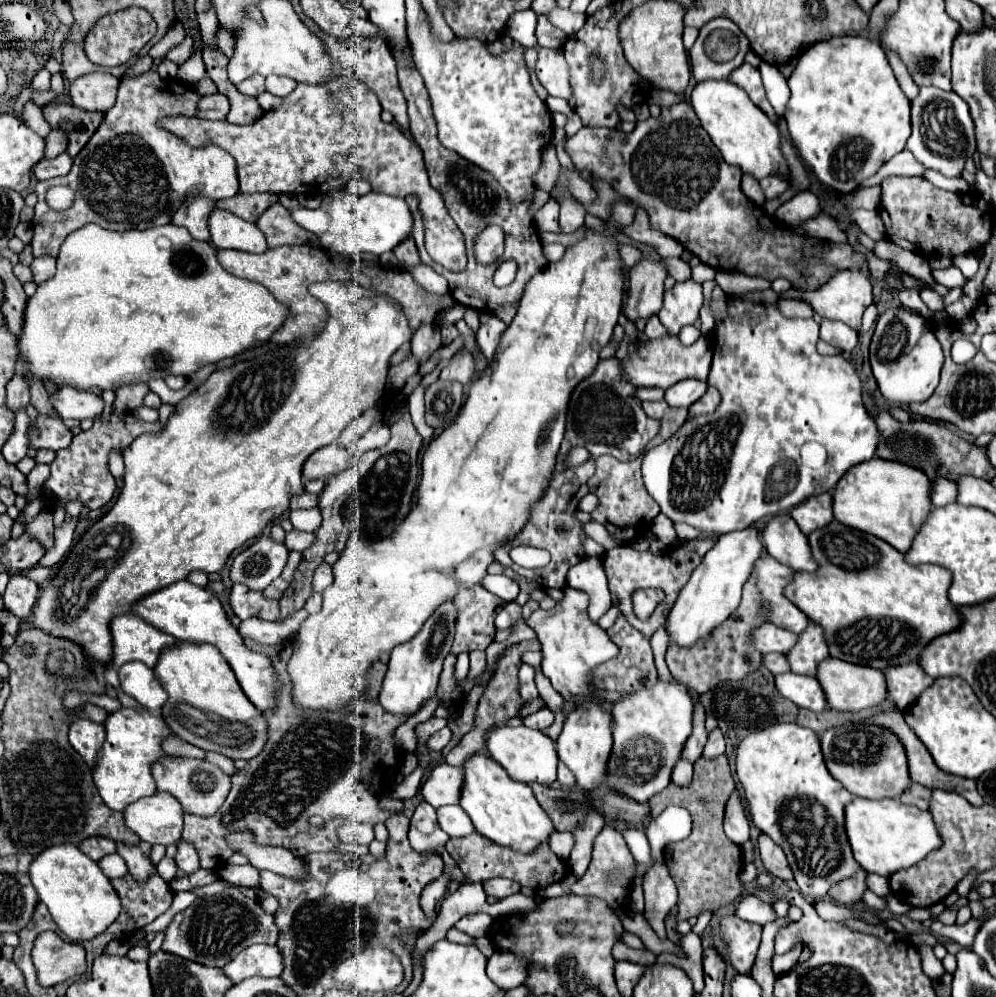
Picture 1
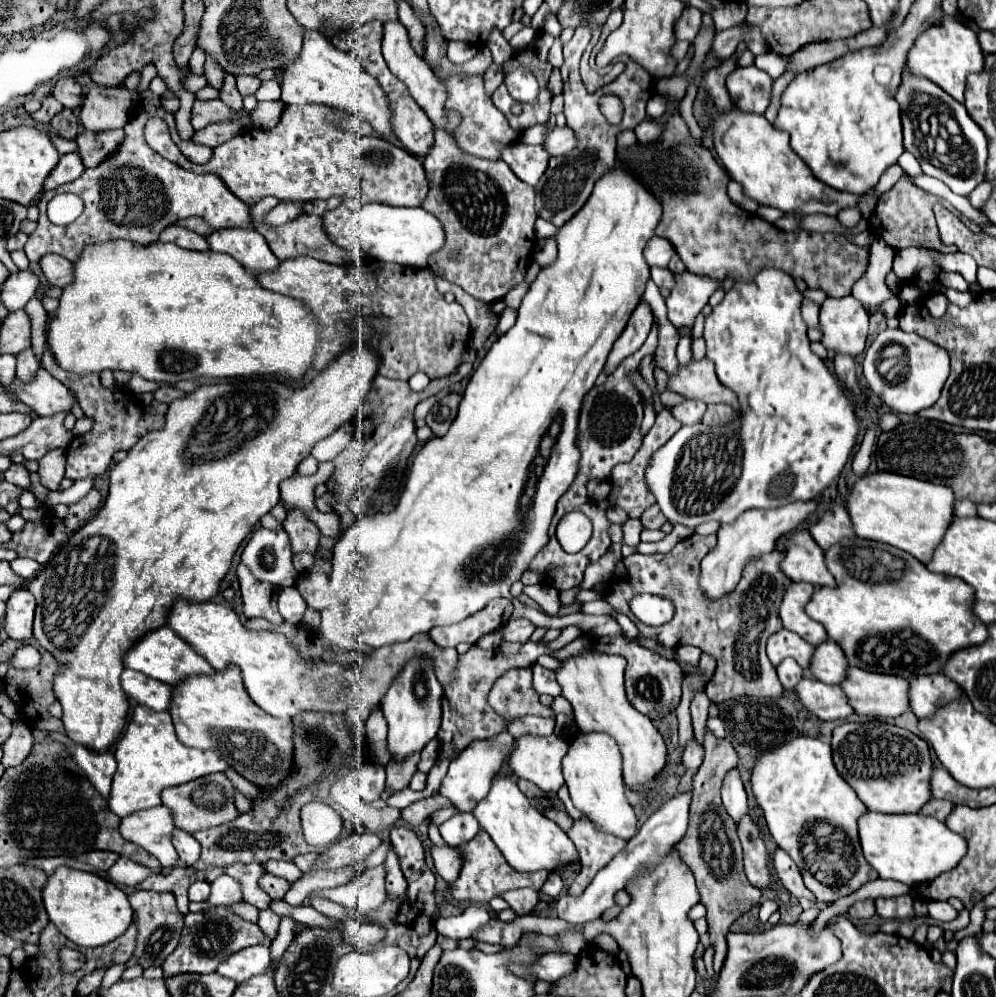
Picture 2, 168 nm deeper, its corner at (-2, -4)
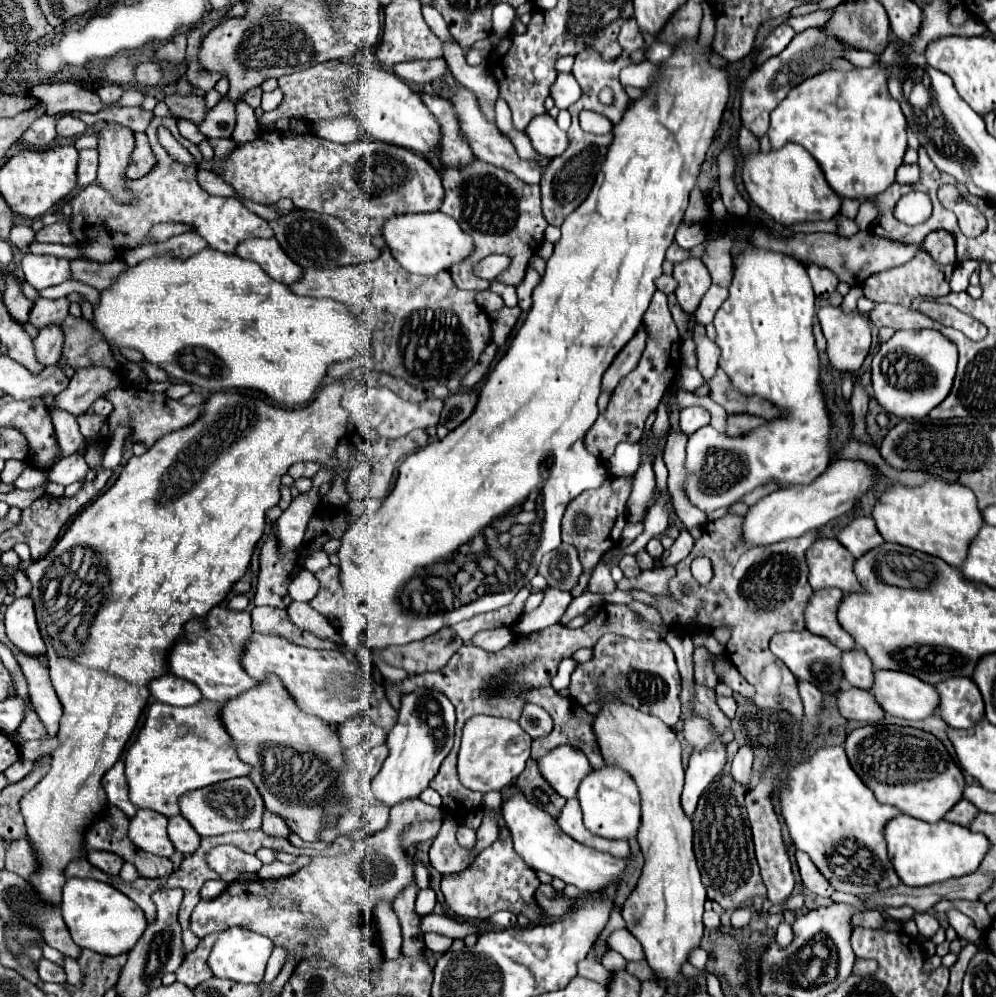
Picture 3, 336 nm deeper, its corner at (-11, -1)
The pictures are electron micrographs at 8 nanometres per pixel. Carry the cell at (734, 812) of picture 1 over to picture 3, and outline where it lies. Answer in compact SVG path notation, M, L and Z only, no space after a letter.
M742 746L732 762L732 778L744 786L750 786L750 770L752 770L752 748Z

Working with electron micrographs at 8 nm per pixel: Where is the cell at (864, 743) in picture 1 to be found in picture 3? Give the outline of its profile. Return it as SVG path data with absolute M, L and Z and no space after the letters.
M892 724L890 736L890 726L864 726L848 734L844 748L850 766L874 792L876 800L896 806L912 818L940 822L962 800L966 786L964 774L944 744L930 732Z

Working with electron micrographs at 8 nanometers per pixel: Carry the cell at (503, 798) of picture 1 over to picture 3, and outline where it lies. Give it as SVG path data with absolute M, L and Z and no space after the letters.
M518 792L502 802L502 816L506 820L508 830L512 832L514 850L532 870L542 870L554 878L560 878L564 884L572 884L580 892L602 892L610 884L614 884L626 870L624 858L614 858L612 854L598 852L590 846L576 842L574 838L568 838L552 816L532 806Z

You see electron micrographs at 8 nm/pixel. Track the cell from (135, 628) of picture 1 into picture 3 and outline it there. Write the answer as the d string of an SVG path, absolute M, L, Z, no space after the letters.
M222 606L210 610L206 620L192 620L186 624L184 638L170 650L170 674L194 682L206 700L228 702L240 696L246 690L258 686L254 678L248 678L242 666L244 646L252 638L252 620L250 612L234 612Z

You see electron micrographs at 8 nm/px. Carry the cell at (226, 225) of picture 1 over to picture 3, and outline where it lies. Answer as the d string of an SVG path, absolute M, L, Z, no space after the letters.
M250 238L248 242L242 242L238 248L236 248L236 254L244 260L252 260L256 264L262 266L262 270L286 284L286 286L292 286L296 280L302 278L302 268L296 266L286 254L284 250L280 250L276 238L268 238L268 240L260 240L260 238Z

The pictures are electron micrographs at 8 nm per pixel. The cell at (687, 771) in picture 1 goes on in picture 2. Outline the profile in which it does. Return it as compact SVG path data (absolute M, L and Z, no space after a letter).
M691 739L685 747L685 751L683 751L683 761L681 763L683 763L685 769L697 769L701 765L701 761L703 761L703 747L697 741Z

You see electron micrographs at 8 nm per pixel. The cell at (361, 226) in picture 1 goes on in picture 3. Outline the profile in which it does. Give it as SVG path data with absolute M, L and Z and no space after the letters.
M432 212L432 214L406 214L390 218L384 228L382 236L392 250L392 256L404 266L404 270L422 276L434 276L442 270L450 270L450 266L466 260L474 250L474 240L468 236L454 218Z

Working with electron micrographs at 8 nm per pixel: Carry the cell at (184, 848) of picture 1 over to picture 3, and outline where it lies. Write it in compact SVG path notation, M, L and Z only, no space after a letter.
M180 814L168 818L168 838L172 840L174 848L182 854L194 854L200 846L200 836L190 826L190 822Z

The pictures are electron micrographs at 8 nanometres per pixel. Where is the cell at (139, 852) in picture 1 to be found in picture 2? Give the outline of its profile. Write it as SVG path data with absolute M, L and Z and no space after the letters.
M139 889L129 895L129 903L139 919L139 937L135 949L135 957L139 959L139 965L143 969L151 965L161 965L165 957L173 953L173 949L177 947L183 929L183 915L177 909L174 895L171 892L155 893L155 891Z

